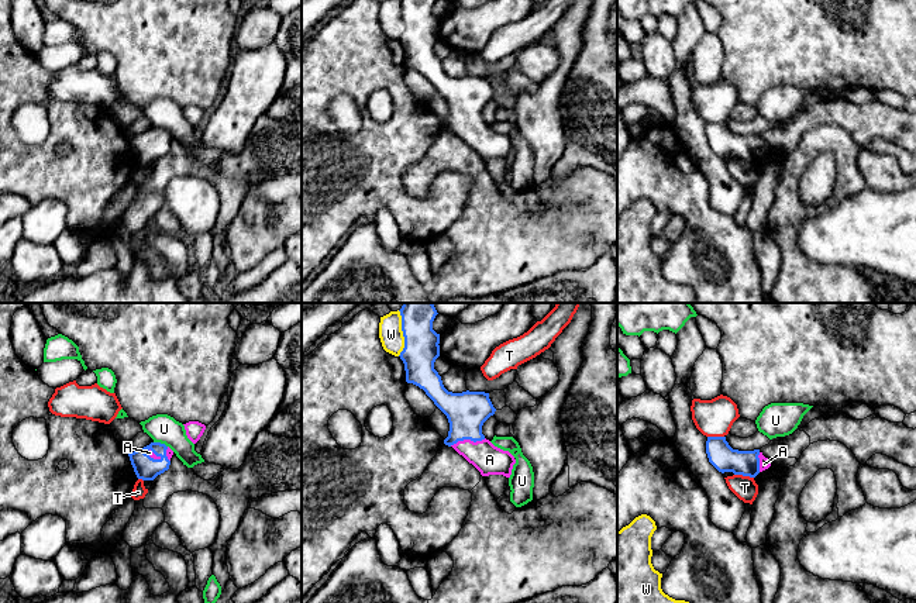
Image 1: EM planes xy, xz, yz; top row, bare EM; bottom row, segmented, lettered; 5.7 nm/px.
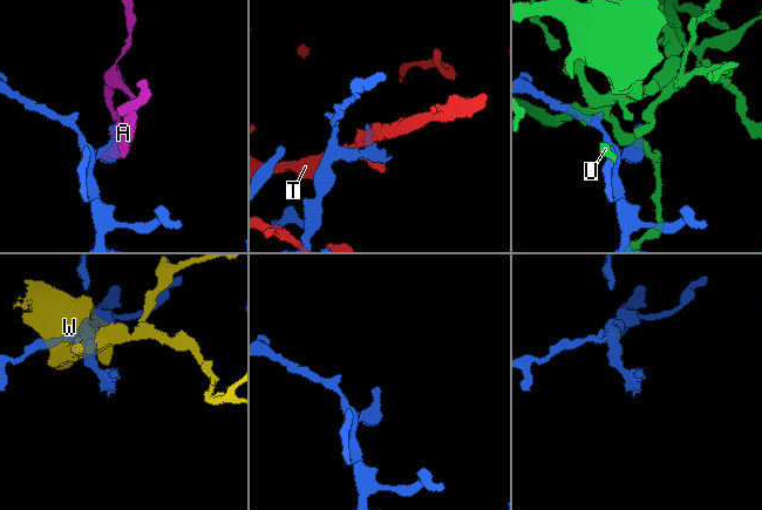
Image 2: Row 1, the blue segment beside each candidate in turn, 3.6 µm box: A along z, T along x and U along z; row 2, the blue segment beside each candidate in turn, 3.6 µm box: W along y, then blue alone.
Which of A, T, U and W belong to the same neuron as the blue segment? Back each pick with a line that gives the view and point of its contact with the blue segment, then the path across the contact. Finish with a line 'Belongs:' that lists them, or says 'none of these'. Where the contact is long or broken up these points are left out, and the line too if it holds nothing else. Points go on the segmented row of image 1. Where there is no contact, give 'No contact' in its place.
A: Touches blue at xz (467, 438). Path across: xz (467, 412), (467, 438), (489, 459)
Belongs: A

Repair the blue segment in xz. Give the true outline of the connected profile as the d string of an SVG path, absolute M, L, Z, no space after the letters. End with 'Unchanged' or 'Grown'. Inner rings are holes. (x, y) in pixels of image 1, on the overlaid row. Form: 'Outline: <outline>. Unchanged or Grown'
Outline: M403 303L399 311L404 337L404 348L399 356L404 363L406 382L423 389L447 416L450 431L444 444L452 447L482 476L510 478L514 456L495 447L482 434L483 423L496 411L489 393L448 392L434 369L434 362L440 356L440 334L433 330L433 321L438 314L434 304Z. Grown

